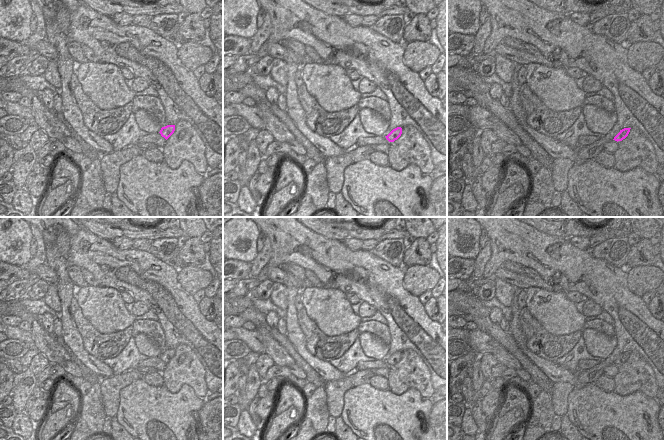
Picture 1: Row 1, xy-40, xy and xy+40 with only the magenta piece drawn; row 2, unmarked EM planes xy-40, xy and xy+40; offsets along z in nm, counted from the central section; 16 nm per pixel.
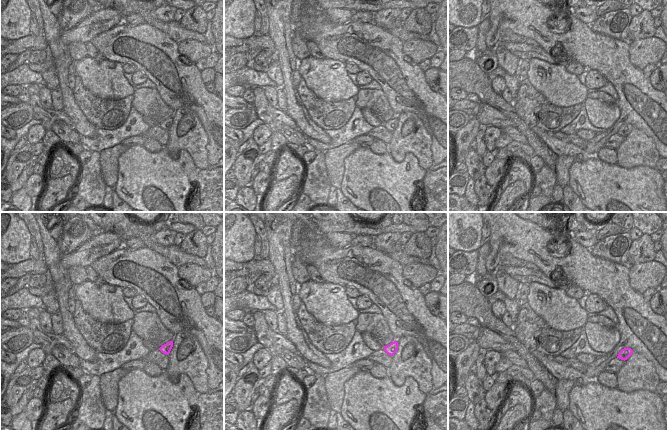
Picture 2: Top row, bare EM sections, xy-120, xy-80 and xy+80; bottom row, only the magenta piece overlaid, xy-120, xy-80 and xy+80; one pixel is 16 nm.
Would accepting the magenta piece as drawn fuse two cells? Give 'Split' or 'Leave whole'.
Leave whole.

